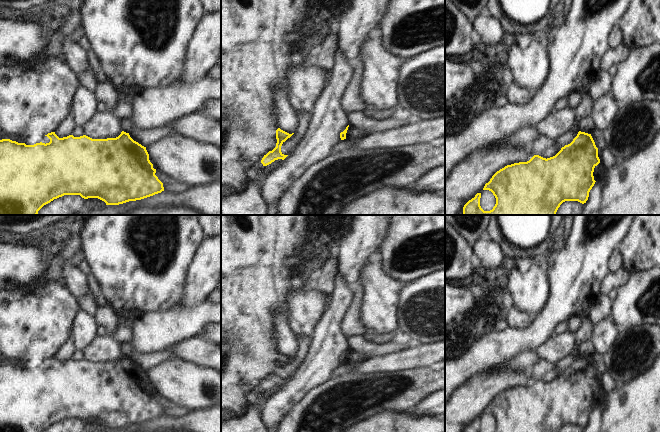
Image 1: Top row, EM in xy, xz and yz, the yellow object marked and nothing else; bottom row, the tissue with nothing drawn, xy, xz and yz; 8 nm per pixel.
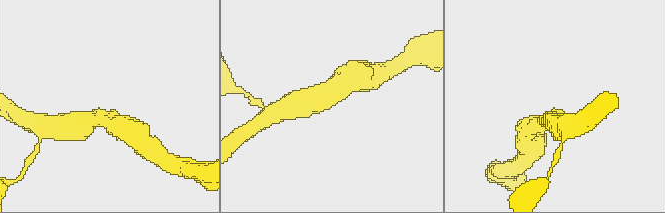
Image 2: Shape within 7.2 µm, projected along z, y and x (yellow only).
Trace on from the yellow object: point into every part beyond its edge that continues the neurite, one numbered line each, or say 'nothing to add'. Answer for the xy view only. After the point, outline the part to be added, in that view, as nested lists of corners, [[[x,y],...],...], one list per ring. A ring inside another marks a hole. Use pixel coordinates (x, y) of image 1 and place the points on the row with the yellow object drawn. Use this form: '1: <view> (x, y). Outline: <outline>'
nothing to add.

